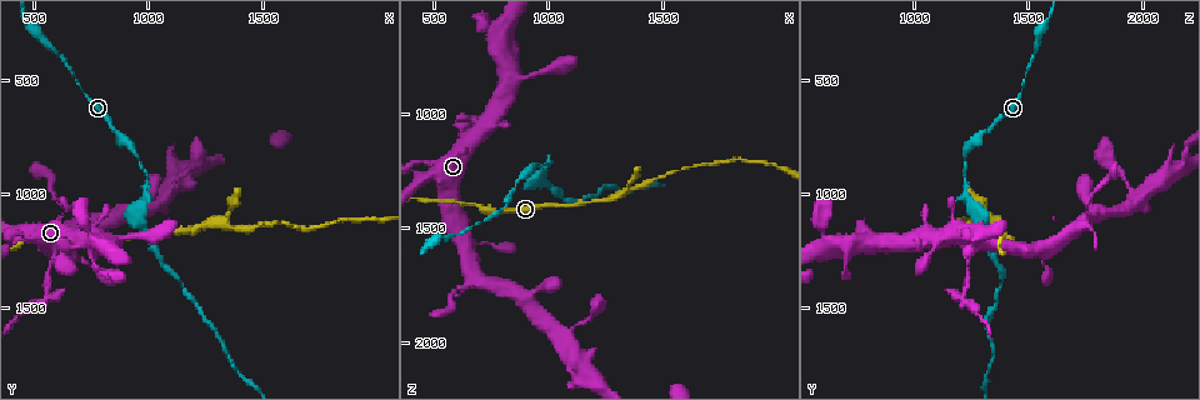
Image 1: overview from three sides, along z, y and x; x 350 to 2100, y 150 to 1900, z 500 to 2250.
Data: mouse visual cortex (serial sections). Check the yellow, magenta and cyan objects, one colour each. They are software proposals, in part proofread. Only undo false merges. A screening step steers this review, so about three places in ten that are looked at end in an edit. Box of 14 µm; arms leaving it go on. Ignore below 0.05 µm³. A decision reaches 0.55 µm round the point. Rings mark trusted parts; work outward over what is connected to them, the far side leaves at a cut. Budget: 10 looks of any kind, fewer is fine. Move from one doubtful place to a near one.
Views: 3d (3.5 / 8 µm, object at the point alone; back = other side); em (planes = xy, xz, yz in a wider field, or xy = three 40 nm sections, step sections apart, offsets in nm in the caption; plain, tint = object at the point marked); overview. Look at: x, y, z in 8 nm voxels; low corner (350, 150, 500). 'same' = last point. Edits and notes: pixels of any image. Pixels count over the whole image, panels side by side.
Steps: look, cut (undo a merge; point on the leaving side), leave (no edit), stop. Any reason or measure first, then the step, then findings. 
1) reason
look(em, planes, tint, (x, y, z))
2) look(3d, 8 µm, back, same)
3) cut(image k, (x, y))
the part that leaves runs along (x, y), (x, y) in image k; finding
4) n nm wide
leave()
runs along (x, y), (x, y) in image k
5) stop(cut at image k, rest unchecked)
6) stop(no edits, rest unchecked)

thin arm on a thick one
look(3d, 3.5 µm, (690, 1110, 1740))

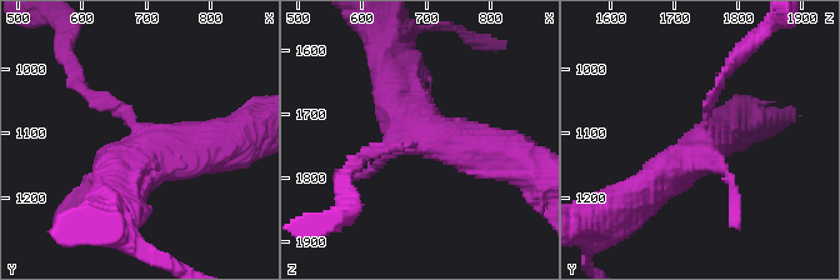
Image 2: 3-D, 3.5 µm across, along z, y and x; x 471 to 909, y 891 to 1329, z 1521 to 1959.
look(em, xy, step 5, tint, (695, 1100, 1750))

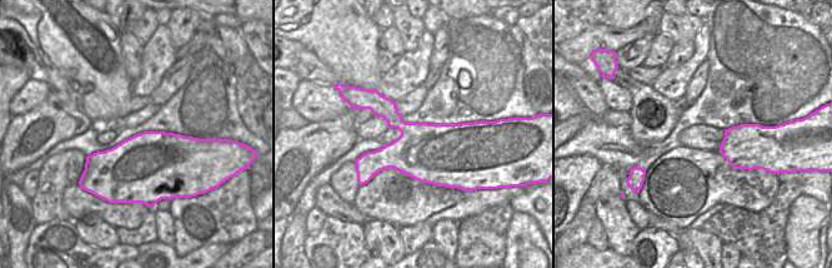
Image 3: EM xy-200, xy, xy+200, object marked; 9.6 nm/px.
look(em, xy, step 2, tint, same)

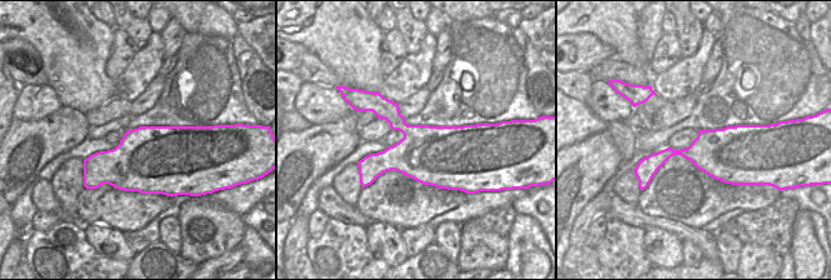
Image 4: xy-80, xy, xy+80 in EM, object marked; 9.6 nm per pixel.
600 nm wide
leave()
runs along (404, 86), (426, 131), (519, 158) in image 2; one cell here

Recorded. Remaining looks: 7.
calibre changes
look(3d, 8 µm, (950, 1040, 1250))

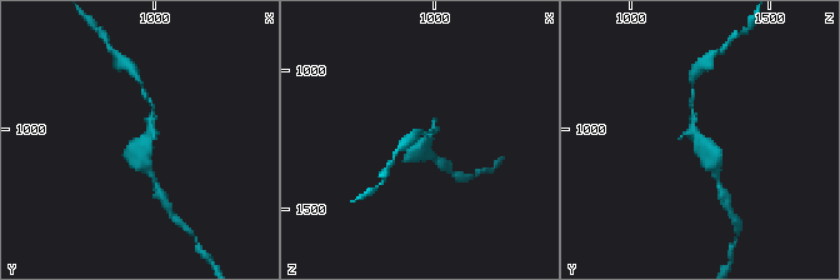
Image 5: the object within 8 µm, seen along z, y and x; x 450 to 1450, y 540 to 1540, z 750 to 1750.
look(em, xy, step 2, tint, (970, 1050, 1260))

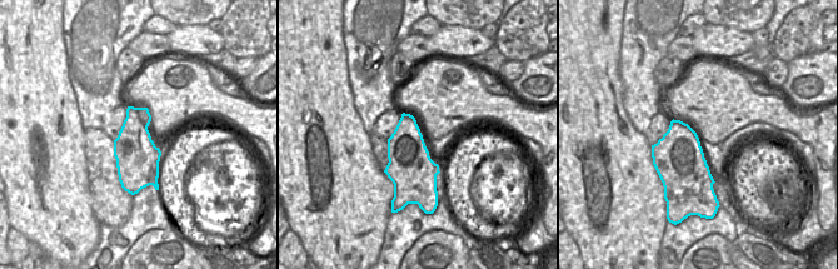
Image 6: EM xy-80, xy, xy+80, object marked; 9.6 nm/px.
leave()
runs along (691, 111), (714, 171) in image 5; one cell here

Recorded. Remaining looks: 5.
look(3d, 8 µm, (1290, 1130, 1370))

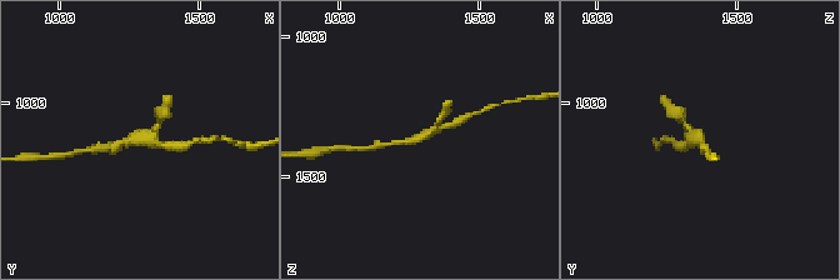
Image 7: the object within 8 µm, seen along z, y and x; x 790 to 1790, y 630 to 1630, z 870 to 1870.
zoom in
look(3d, 3.5 µm, (1290, 1140, 1350))

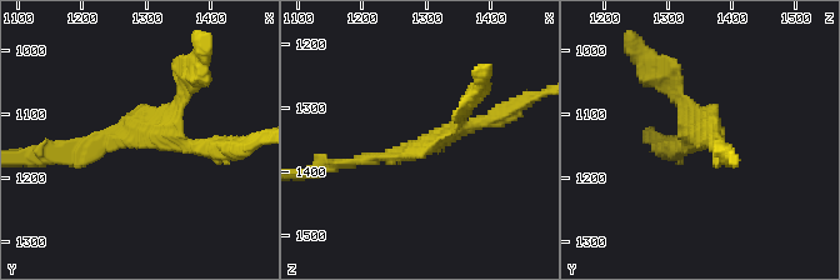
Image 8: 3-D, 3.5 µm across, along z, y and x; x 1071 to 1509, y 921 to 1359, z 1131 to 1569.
look(em, xy, step 5, tint, (1300, 1130, 1355))

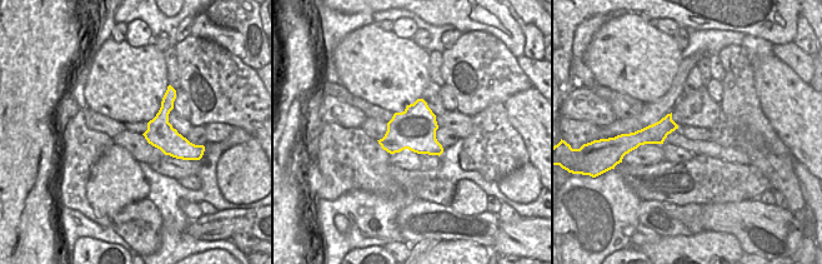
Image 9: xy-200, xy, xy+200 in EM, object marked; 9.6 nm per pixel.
400 nm wide
leave()
runs along (350, 164), (404, 154), (500, 115) in image 8; continuous, no second cell

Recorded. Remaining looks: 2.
a narrow waist
look(3d, 3.5 µm, (1600, 1140, 1250))

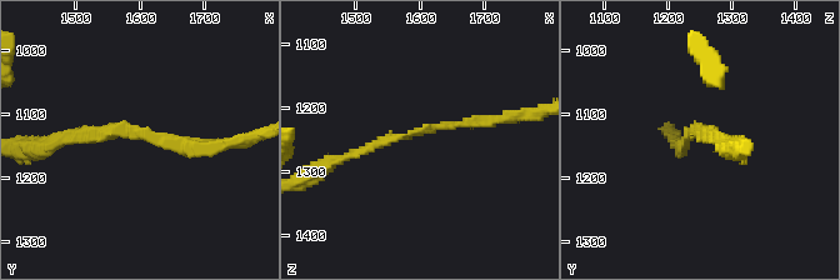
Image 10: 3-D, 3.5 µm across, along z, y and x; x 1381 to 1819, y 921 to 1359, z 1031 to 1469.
arms of 150, 150 nm
look(em, xy, step 2, tint, (1590, 1130, 1245))

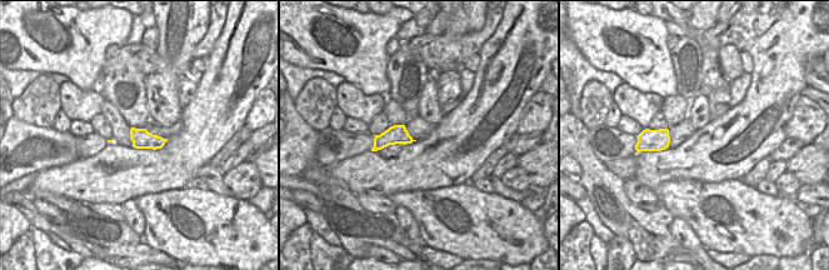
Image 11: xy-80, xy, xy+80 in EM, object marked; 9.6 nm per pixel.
190 nm wide
leave()
runs along (335, 160), (424, 129), (493, 119) in image 10; one cell here

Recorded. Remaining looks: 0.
stop(no edits, rest unchecked)

